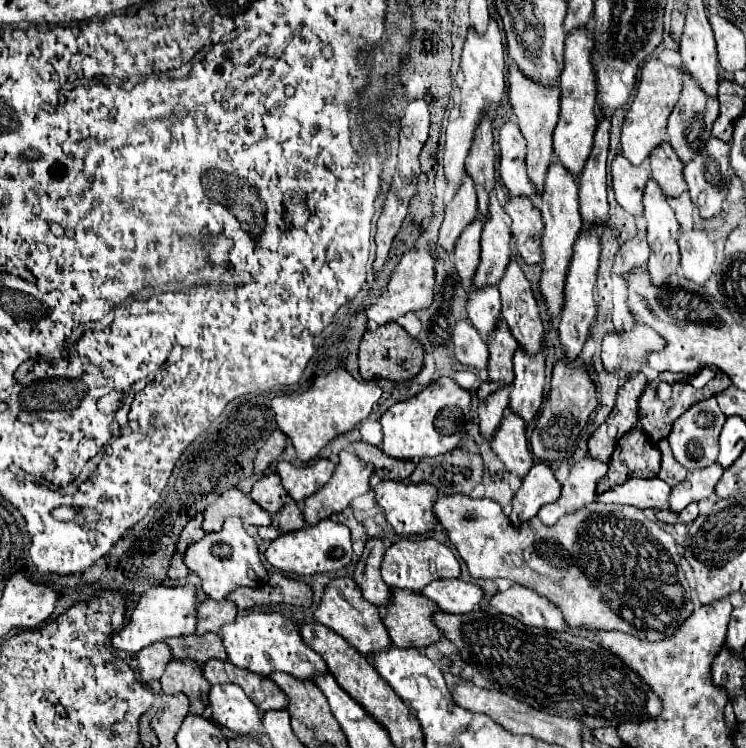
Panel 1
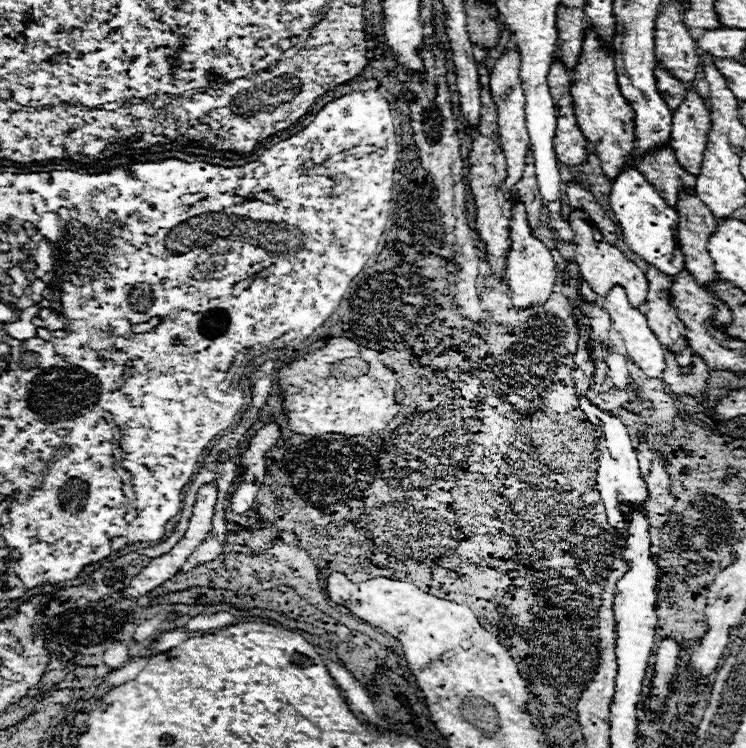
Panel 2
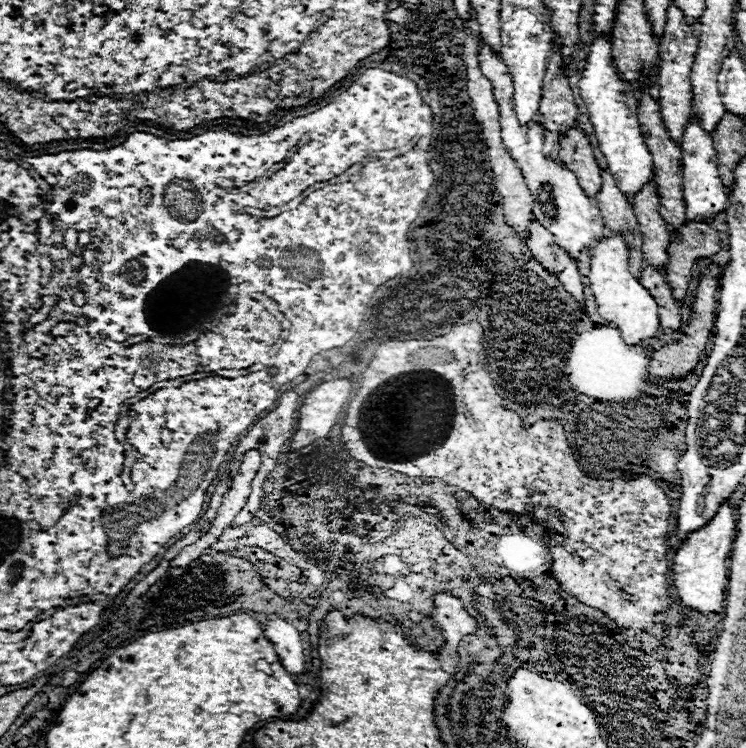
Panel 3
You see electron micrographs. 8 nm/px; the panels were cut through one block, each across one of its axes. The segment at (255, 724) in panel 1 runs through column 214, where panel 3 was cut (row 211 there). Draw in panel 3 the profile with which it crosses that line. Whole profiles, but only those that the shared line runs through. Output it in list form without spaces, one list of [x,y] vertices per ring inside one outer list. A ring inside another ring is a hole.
[[[692,116],[686,132],[684,132],[684,142],[682,146],[682,164],[684,164],[684,202],[686,202],[686,218],[688,220],[704,220],[710,222],[714,216],[726,210],[728,206],[728,194],[726,188],[718,176],[716,170],[716,150],[712,144],[712,136],[706,134],[698,118]]]

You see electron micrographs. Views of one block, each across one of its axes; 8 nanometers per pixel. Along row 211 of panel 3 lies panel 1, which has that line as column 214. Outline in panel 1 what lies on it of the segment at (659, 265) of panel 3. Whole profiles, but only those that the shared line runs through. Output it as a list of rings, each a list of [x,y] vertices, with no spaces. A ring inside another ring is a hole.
[[[188,634],[188,636],[180,636],[180,638],[168,638],[166,640],[172,658],[188,658],[194,660],[198,664],[206,664],[212,658],[220,658],[226,660],[226,652],[222,646],[222,640],[218,634]]]

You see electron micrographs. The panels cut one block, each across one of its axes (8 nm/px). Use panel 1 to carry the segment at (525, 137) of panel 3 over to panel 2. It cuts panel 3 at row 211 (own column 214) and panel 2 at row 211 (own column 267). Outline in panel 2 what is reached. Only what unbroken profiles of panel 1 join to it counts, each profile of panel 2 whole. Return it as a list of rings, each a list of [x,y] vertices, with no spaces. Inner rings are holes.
[[[572,210],[568,214],[568,224],[572,226],[572,232],[576,236],[570,242],[556,240],[556,250],[562,254],[562,258],[578,264],[582,280],[586,280],[600,298],[604,298],[608,294],[612,284],[624,284],[624,288],[628,292],[628,300],[632,300],[632,304],[636,304],[636,306],[642,306],[646,302],[646,294],[648,294],[648,280],[646,280],[644,272],[634,262],[630,262],[616,246],[608,244],[604,240],[604,236],[600,234],[600,230],[592,224],[592,220],[584,212]]]

